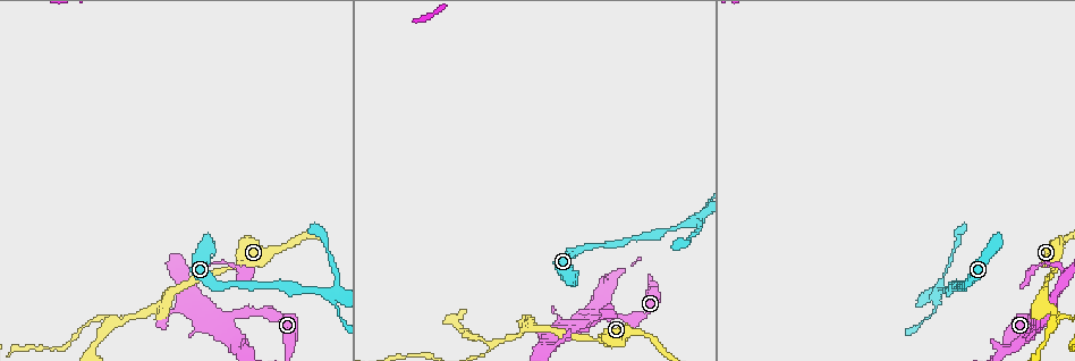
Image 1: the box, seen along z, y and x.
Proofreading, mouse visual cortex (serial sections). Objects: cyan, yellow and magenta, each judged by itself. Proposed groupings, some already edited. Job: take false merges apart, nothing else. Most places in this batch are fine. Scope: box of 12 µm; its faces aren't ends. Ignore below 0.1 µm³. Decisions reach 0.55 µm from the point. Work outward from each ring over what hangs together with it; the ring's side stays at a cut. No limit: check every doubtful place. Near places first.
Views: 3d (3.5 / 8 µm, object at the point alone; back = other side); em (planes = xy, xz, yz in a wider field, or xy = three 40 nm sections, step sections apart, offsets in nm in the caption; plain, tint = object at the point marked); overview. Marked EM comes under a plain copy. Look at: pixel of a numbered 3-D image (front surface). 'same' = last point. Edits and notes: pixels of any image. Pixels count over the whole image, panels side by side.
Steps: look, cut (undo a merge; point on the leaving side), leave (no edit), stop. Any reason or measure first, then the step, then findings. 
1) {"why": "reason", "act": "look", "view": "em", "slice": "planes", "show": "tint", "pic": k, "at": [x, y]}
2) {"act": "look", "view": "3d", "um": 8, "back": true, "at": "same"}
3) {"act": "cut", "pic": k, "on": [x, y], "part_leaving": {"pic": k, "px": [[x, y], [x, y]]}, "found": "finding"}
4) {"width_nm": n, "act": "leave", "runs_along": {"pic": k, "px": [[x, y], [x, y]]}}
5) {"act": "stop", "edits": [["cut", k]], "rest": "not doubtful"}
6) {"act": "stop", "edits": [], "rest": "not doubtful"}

{"act": "look", "view": "3d", "um": 3.5, "back": true, "pic": 1, "at": [695, 223]}

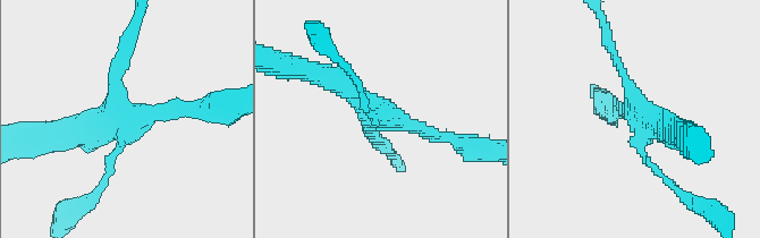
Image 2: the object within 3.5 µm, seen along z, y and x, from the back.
{"act": "look", "view": "em", "slice": "xy", "step": 5, "show": "tint", "pic": 2, "at": [130, 112]}

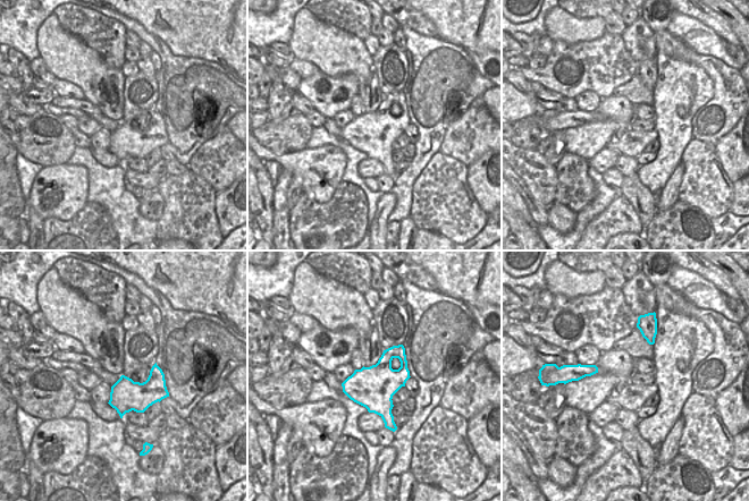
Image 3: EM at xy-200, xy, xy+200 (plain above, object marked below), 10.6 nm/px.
{"act": "leave", "found": "all the same cell"}

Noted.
{"why": "abrupt turn", "act": "look", "view": "em", "slice": "xy", "step": 3, "show": "tint", "pic": 1, "at": [527, 322]}

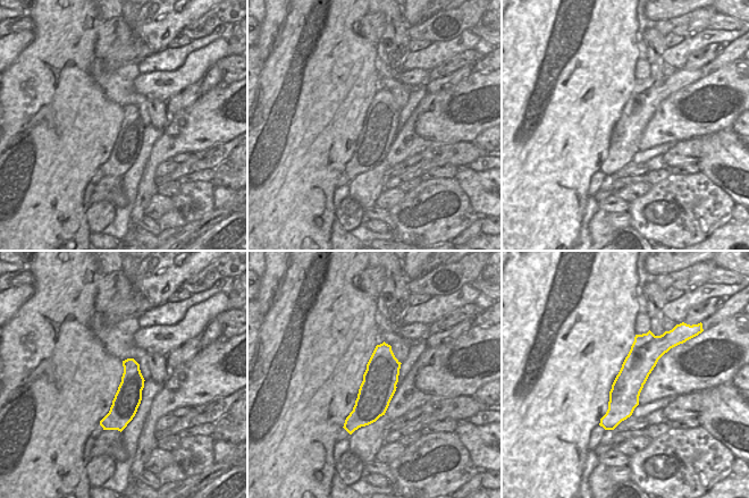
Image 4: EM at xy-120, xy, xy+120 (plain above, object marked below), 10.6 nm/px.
{"act": "look", "view": "3d", "um": 3.5, "back": true, "at": "same"}

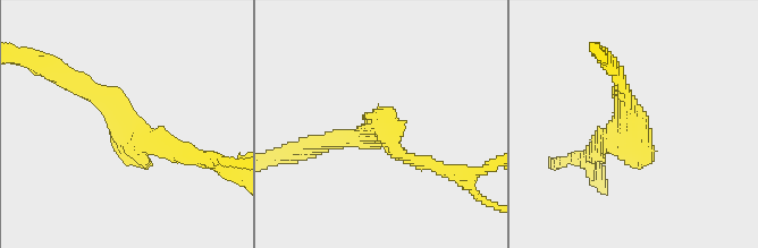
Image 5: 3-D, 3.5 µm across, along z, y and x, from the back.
{"width_nm": 360, "act": "leave", "runs_along": {"pic": 5, "px": [[73, 84], [177, 153]]}, "found": "one cell here"}

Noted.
{"why": "arms part here", "act": "look", "view": "3d", "um": 3.5, "pic": 1, "at": [494, 344]}

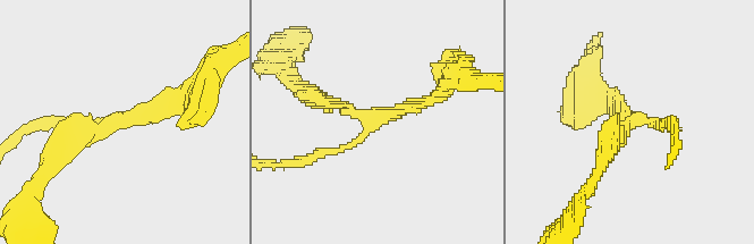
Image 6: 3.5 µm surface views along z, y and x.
{"arms": 3, "arm_widths_nm": [150, 200, 200], "why": "shape alone is not enough", "act": "look", "view": "em", "slice": "xy", "step": 2, "show": "tint", "pic": 6, "at": [119, 121]}

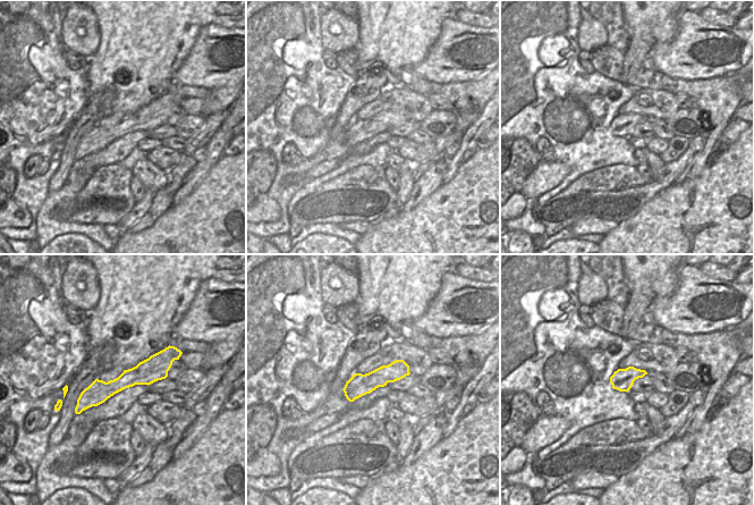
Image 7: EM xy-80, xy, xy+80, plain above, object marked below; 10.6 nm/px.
{"act": "leave", "runs_along": {"pic": 6, "px": [[183, 100], [78, 131], [54, 152]]}, "found": "one cell here"}

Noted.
{"act": "stop", "edits": [], "rest": "not doubtful"}

